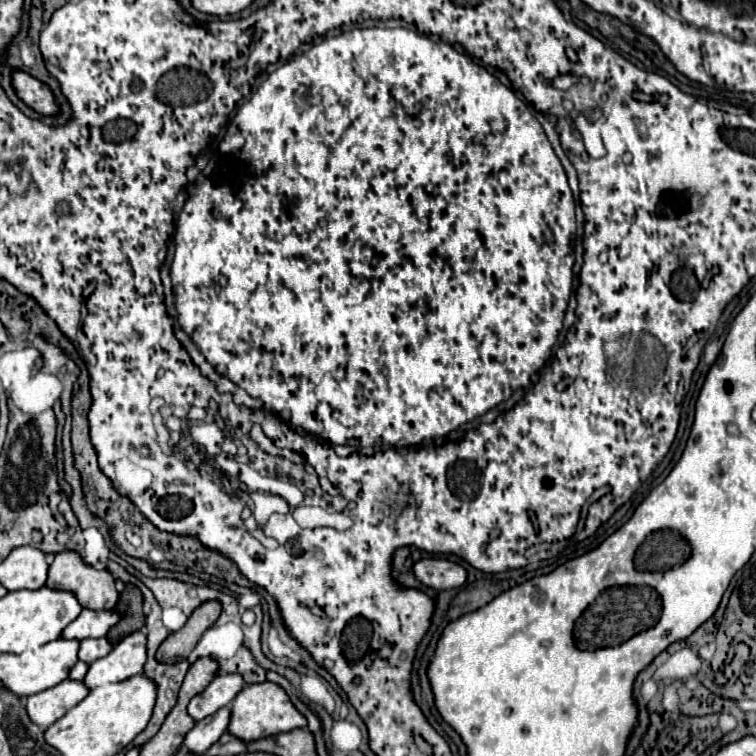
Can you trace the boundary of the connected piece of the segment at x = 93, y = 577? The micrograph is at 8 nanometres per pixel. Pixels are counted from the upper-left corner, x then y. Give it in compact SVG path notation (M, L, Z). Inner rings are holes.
M65 550L55 554L51 566L49 566L49 578L45 582L45 586L49 588L57 588L57 590L71 590L77 594L77 600L83 608L91 608L91 610L107 610L107 608L115 608L117 600L119 600L119 592L115 590L115 578L109 570L97 570L91 564L87 564L79 552L75 550Z

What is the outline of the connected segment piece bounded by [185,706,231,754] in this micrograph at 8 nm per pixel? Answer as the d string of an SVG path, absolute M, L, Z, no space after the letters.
M223 706L219 712L195 724L195 728L185 736L185 746L195 754L207 752L207 748L211 748L211 744L215 744L219 736L227 730L229 722L231 722L231 708Z

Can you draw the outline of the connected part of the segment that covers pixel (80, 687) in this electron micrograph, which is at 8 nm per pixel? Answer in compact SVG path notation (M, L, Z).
M63 680L39 694L27 698L27 714L41 728L51 726L61 716L65 716L75 704L79 704L89 694L83 680Z

